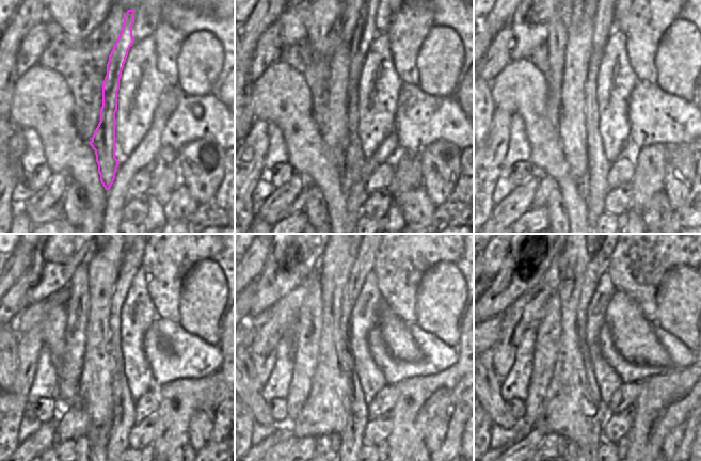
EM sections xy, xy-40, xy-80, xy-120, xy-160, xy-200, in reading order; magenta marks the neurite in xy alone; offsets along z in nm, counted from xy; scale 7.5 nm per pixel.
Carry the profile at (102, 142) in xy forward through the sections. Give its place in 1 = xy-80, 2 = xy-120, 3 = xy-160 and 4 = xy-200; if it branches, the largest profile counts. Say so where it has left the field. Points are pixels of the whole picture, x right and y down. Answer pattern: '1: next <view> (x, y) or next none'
1: next xy-80 (604, 22)
2: next xy-120 (99, 435)
3: next xy-160 (335, 440)
4: next xy-200 (572, 449)

